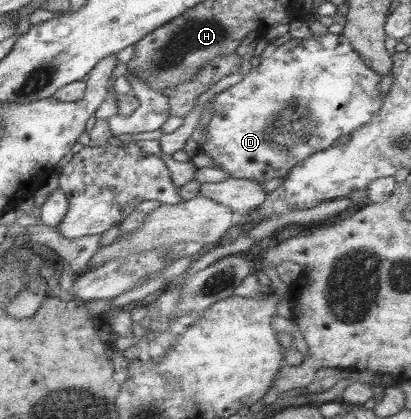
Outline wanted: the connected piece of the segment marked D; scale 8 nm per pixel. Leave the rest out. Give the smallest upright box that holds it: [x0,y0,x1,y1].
[198,29,383,182]

